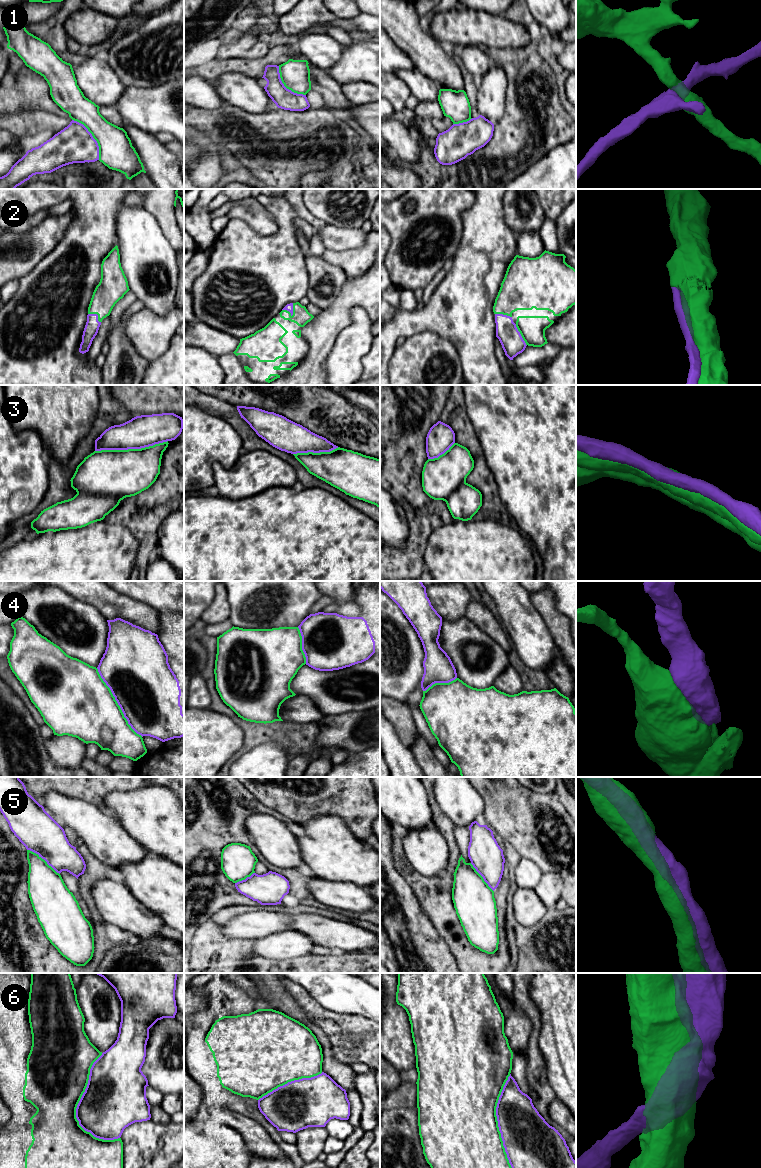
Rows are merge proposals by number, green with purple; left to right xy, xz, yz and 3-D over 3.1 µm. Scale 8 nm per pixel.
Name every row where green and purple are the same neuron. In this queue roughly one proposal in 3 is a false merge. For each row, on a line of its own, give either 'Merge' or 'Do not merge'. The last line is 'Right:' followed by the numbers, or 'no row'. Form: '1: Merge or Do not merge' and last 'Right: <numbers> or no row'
1: Do not merge
2: Merge
3: Do not merge
4: Merge
5: Merge
6: Merge
Right: 2, 4, 5, 6

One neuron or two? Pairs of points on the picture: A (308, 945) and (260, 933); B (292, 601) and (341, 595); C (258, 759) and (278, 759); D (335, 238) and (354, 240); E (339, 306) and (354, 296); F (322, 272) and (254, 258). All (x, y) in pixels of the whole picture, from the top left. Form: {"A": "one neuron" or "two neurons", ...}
{"A": "one neuron", "B": "two neurons", "C": "one neuron", "D": "one neuron", "E": "one neuron", "F": "two neurons"}

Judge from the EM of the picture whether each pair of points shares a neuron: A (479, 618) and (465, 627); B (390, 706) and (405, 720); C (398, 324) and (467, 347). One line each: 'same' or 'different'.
A: different
B: same
C: same

